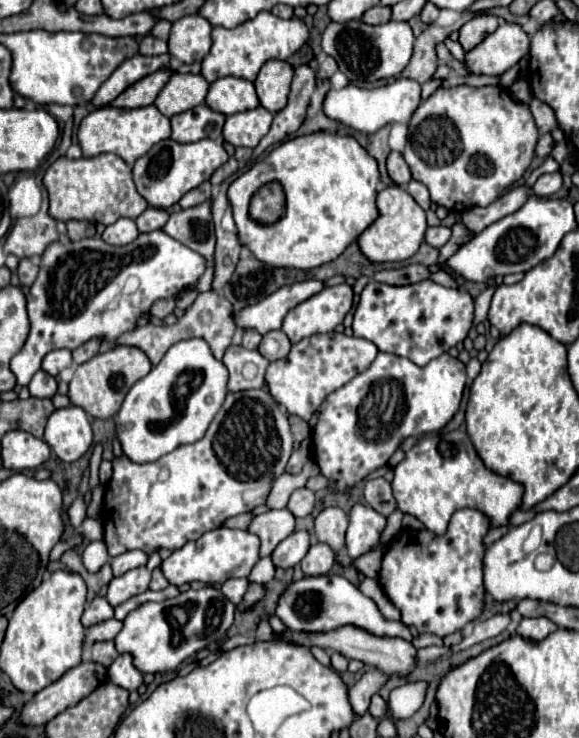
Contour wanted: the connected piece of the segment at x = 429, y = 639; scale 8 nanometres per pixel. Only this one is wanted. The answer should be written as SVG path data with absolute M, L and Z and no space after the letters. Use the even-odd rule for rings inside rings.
M419 634L413 638L415 648L427 648L427 646L441 646L443 639L435 634Z

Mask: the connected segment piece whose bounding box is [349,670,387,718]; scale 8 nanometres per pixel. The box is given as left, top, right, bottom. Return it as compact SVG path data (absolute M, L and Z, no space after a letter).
M369 670L367 674L363 674L363 678L355 686L349 688L349 702L351 702L351 708L357 714L357 718L369 710L371 696L375 692L379 692L379 688L383 686L385 680L387 678L379 670Z

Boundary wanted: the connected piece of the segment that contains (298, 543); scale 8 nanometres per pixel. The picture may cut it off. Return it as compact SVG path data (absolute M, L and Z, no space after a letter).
M293 532L291 536L287 536L271 554L273 564L279 568L291 568L295 564L299 564L303 560L303 556L307 554L311 542L309 542L309 532Z

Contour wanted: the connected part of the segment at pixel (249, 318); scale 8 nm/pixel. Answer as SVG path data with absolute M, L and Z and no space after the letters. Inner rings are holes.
M305 280L291 286L283 286L281 290L263 298L261 302L235 310L233 322L241 330L251 328L251 330L257 330L259 334L267 334L269 330L279 330L285 320L285 314L293 306L317 294L321 288L323 288L323 282L317 282L317 280Z

